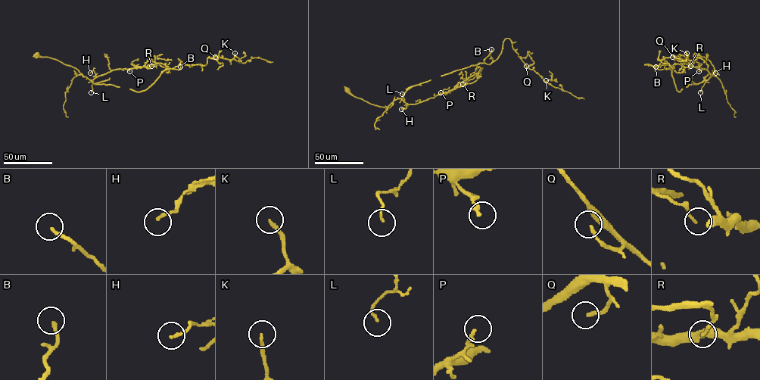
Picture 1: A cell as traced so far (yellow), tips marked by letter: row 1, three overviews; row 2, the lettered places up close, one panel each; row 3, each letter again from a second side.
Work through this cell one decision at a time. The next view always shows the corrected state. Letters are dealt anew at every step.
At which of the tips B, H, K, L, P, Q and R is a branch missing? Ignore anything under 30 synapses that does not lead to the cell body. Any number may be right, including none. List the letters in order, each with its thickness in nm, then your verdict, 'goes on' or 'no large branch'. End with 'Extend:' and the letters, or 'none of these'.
B: 150 nm thick; goes on
H: 140 nm thick; no large branch
K: 160 nm thick; goes on
L: 100 nm thick; no large branch
P: 180 nm thick; no large branch
Q: 160 nm thick; no large branch
R: 130 nm thick; no large branch
Extend: B, K

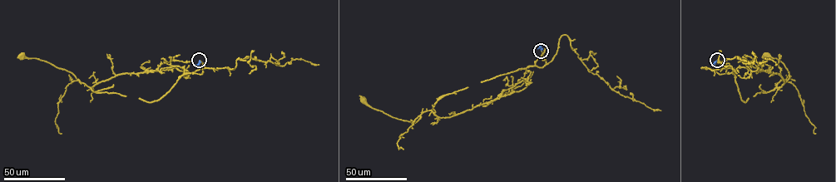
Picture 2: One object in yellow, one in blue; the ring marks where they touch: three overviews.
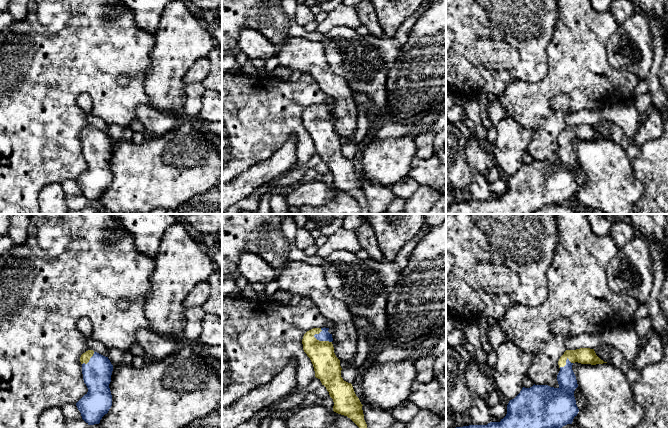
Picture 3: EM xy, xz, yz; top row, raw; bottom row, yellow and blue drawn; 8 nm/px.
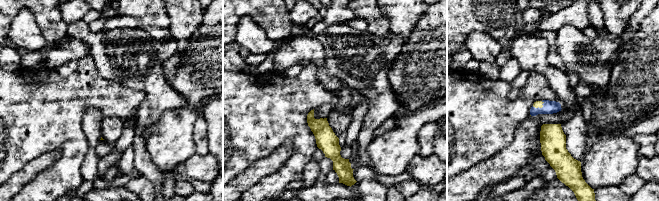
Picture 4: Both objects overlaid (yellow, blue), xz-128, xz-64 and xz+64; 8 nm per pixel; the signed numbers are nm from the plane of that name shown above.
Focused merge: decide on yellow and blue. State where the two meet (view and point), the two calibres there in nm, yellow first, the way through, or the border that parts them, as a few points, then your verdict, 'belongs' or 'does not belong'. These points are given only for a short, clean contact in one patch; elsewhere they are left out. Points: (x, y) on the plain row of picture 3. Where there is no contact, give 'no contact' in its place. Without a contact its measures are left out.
contact xz (322, 117); calibres 220 and 90 nm; way xz (327, 144), (322, 132), (322, 117), (324, 111); belongs

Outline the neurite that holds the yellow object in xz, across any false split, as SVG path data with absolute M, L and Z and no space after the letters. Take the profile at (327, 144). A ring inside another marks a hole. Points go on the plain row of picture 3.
M324 103L307 107L302 115L303 126L313 140L315 153L326 163L333 175L333 187L350 194L359 203L361 214L369 214L363 181L352 160L341 153L340 136L334 129L332 110L328 106L329 104Z

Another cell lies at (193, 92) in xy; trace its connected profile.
M202 82L185 84L184 87L184 110L192 117L198 118L202 108L202 96L205 88Z

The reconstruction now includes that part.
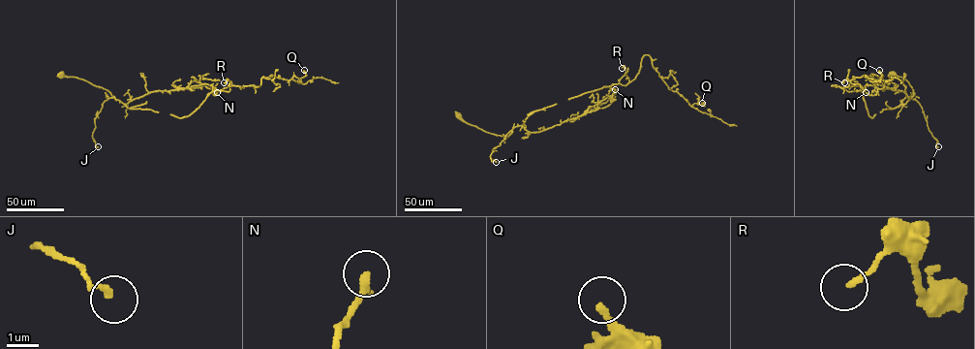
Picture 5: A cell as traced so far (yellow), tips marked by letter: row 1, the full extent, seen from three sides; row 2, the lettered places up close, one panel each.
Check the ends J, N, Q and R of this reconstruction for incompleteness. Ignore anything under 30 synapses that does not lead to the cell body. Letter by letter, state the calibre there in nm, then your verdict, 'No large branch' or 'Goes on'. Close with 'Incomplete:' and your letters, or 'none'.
J: Thickness 150 nm. No large branch
N: Thickness 190 nm. No large branch
Q: Thickness 220 nm. No large branch
R: Thickness 160 nm. No large branch
Incomplete: none

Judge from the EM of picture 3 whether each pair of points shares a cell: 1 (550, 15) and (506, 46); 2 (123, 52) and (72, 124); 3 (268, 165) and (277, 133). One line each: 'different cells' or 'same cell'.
1: same cell
2: same cell
3: different cells

